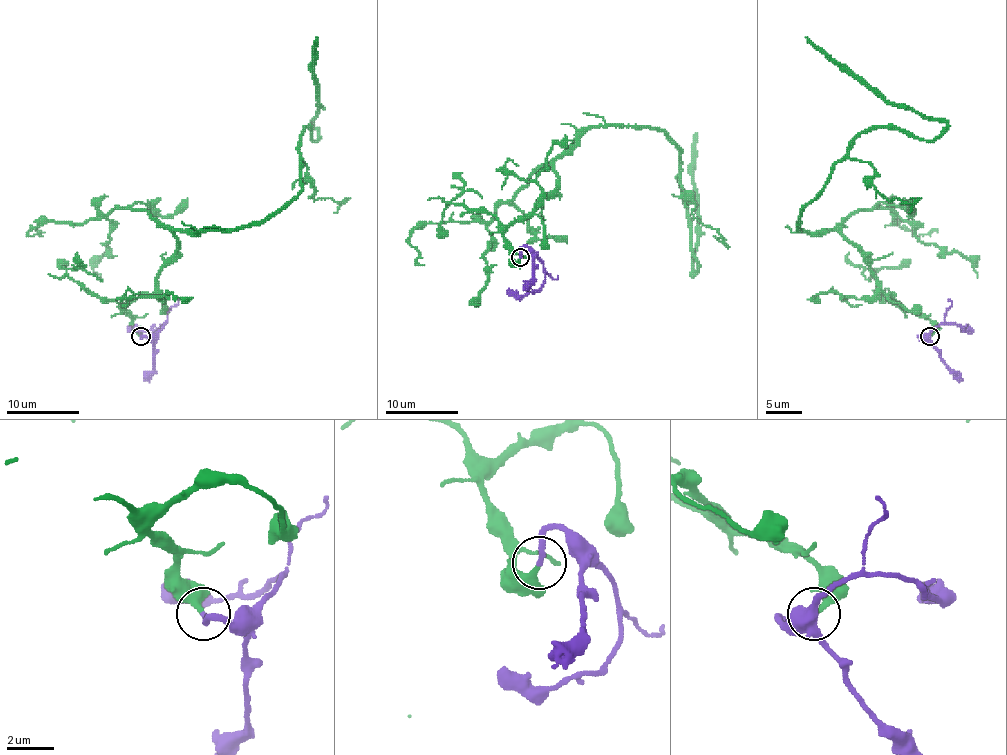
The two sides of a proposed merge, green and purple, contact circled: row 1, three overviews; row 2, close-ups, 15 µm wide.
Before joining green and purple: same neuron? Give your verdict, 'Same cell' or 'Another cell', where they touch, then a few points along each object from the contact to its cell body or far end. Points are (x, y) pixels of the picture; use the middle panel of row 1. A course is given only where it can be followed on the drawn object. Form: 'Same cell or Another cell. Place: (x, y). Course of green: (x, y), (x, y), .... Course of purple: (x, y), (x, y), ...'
Same cell. Place: (520, 257). Course of green: (520, 257), (503, 232), (556, 187), (554, 162), (592, 127), (650, 125), (681, 149), (693, 274), (697, 133). Course of purple: (520, 257), (521, 248), (529, 247), (545, 268), (545, 283), (538, 290), (523, 295), (512, 295), (507, 290)

